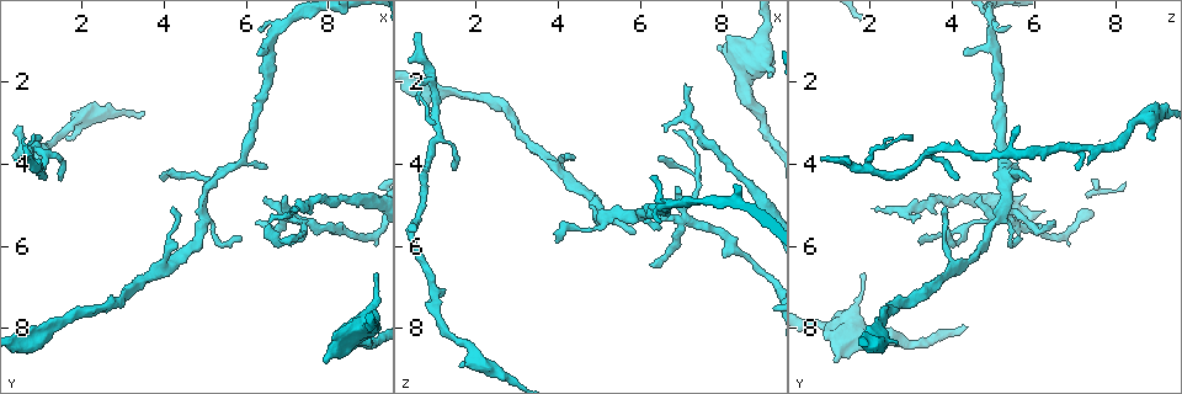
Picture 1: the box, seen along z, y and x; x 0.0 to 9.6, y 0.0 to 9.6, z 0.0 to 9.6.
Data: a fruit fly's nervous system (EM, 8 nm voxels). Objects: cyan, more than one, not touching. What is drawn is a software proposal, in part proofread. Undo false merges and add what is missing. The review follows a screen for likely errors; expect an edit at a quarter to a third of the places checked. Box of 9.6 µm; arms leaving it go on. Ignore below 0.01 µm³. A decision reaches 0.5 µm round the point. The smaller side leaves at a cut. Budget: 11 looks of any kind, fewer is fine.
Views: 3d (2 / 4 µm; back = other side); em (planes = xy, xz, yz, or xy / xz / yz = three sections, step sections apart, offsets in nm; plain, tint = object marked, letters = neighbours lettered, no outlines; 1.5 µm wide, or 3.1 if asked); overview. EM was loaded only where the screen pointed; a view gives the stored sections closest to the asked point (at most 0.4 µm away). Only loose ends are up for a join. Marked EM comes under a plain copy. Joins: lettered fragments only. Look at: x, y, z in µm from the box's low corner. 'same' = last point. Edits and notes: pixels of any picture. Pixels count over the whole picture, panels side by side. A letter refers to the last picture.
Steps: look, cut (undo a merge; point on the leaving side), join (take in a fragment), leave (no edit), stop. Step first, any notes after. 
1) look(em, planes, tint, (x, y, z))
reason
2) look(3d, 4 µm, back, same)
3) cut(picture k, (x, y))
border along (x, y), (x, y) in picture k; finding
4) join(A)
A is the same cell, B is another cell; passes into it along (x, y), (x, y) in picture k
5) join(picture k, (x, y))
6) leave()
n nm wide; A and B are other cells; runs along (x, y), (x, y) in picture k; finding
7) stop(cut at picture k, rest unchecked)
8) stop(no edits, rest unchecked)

look(3d, 4 µm, (7.05, 5.00, 2.05))
an open end

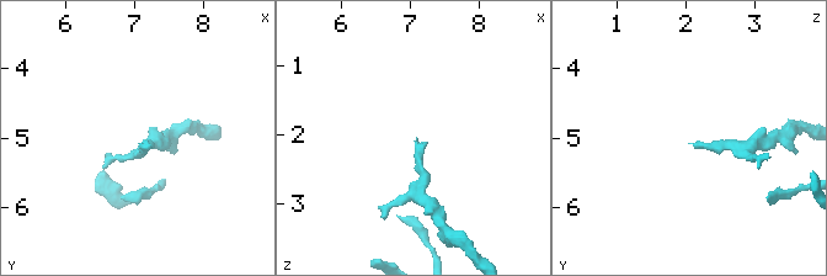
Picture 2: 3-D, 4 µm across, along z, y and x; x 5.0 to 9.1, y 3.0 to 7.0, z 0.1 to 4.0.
look(em, planes, letters, (7.10, 5.05, 2.10))

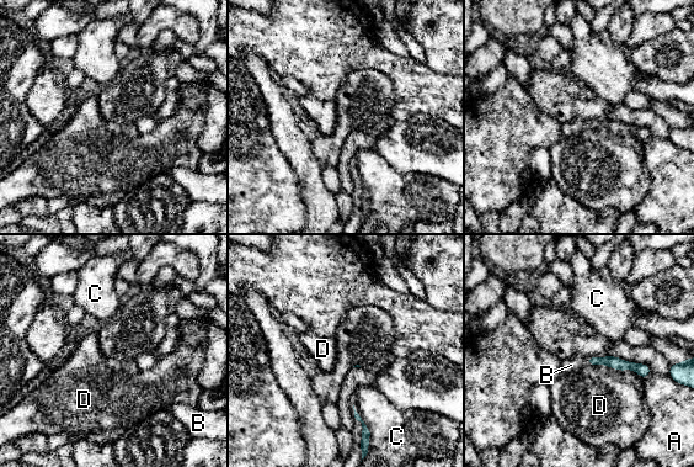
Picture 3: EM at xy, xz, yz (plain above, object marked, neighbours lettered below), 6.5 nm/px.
join(B)
D touches over 380 nm; B is the same cell, A, C and D are other cells; passes into it along (614, 362), (587, 361), (571, 365) in picture 3; the neuron continues

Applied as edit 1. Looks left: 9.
look(em, yz, step 4, letters, (6.25, 5.40, 6.40))
branch stops here

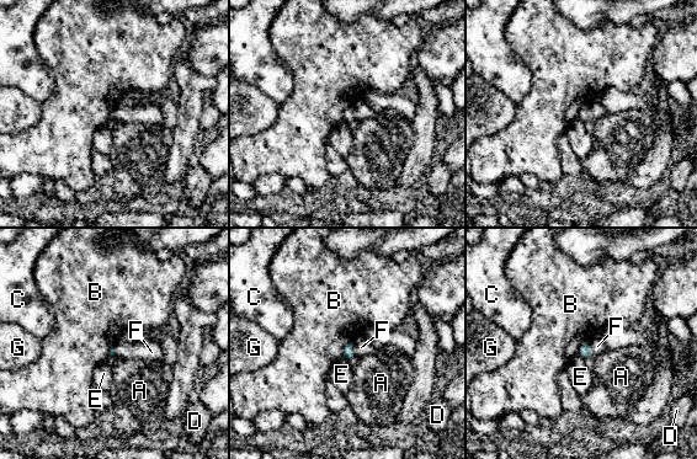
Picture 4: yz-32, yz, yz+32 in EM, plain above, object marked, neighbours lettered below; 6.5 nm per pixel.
join(F)
F is the same cell, A, B, C, D, E and G are other cells; passes into it along (585, 348), (590, 348), (597, 346) in picture 4; the neuron continues

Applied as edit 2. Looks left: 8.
look(overview)

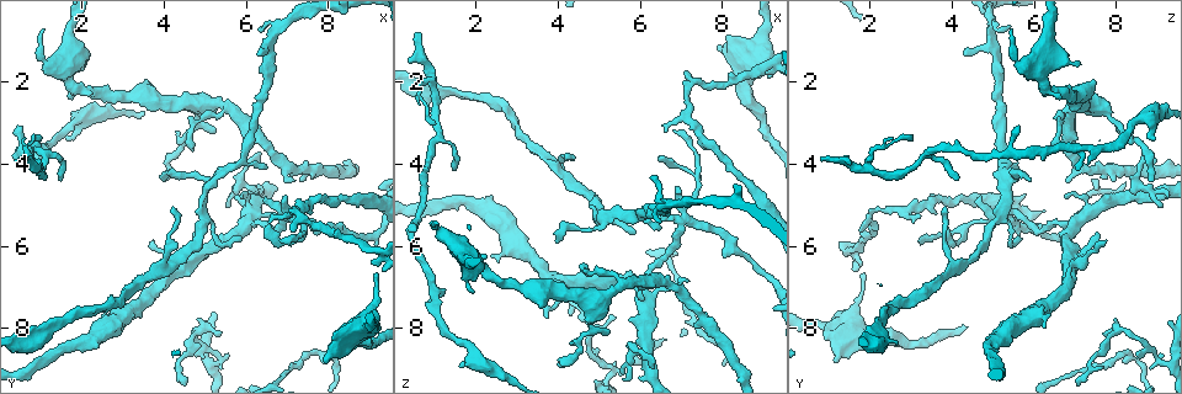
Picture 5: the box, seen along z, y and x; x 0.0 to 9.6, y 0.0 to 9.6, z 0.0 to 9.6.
look(em, xz, step 4, tint, (1.05, 3.70, 3.35))
abrupt turn

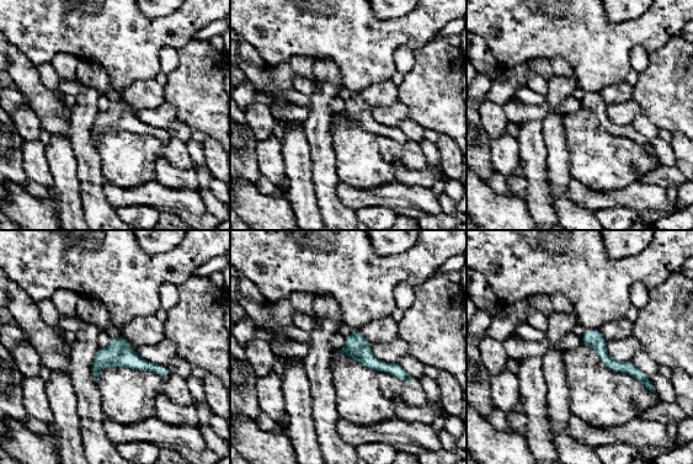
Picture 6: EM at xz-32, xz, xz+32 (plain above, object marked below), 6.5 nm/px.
look(em, planes, letters, same)

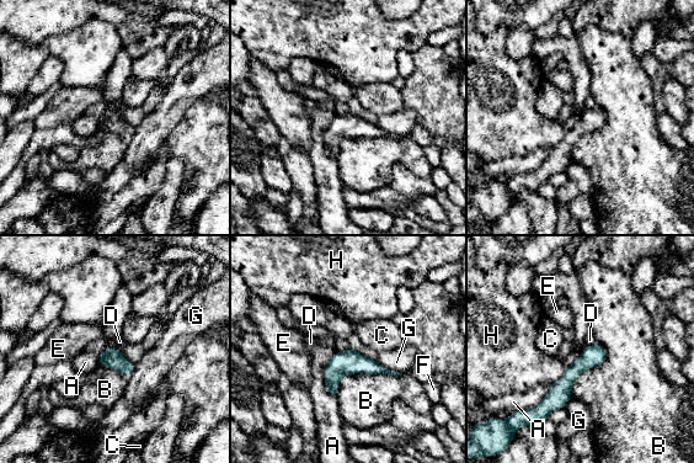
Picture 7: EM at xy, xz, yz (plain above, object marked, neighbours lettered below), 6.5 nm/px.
leave()
A, B, C, D, E, F, G and H are other cells; border along (597, 342), (586, 346) in picture 7; continuous, no second neuron

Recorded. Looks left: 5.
look(em, planes, tint, (8.15, 8.15, 0.85))
branch stops here

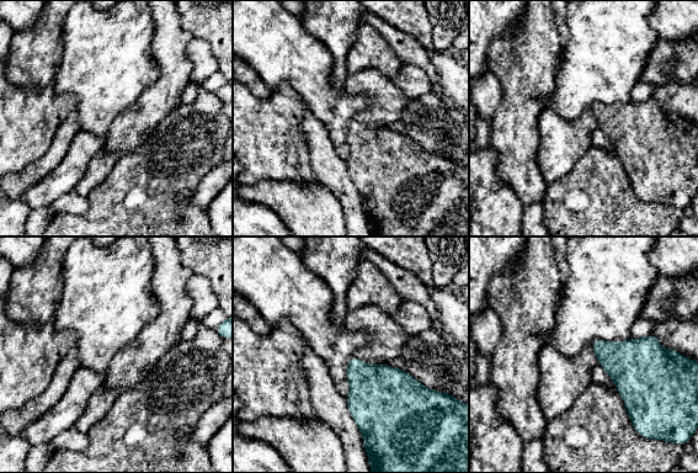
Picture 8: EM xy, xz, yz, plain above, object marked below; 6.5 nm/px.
look(em, planes, letters, same)

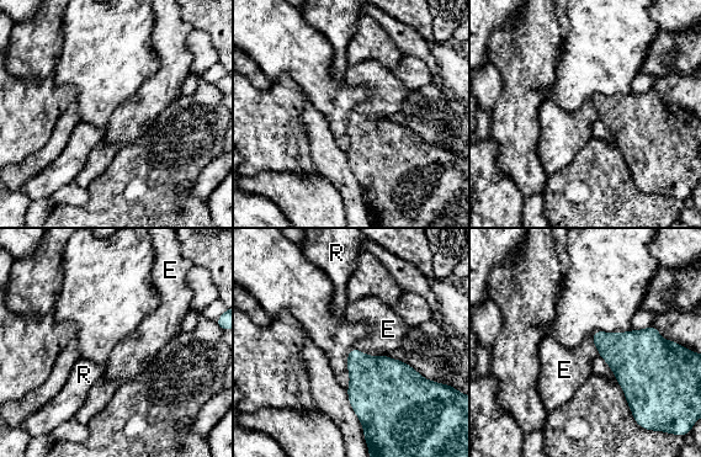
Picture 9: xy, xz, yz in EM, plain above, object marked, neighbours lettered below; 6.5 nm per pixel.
leave()
E and R are other cells; none of them fits

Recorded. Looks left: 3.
stop(join at picture 3, join at picture 4, rest unchecked)

